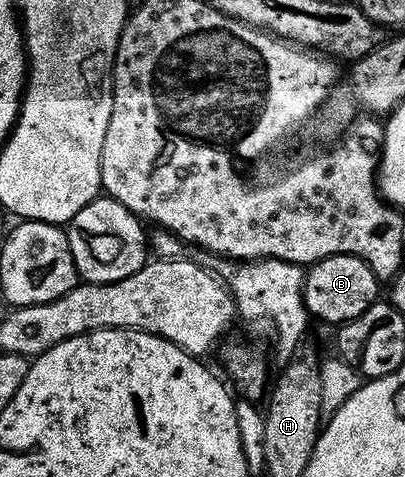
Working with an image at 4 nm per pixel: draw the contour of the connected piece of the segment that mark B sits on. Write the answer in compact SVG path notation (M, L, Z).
M334 254L316 261L304 273L304 305L309 317L325 320L331 326L339 326L358 318L371 304L377 303L382 292L381 281L376 279L361 256Z

